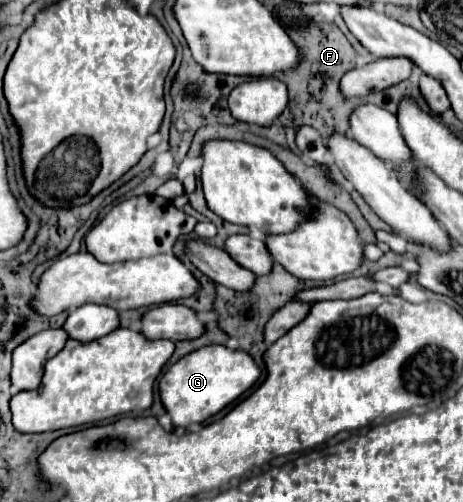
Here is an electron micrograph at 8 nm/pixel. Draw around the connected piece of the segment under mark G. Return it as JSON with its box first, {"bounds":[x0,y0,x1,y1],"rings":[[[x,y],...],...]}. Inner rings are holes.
{"bounds":[159,344,261,428],"rings":[[[211,344],[175,362],[169,372],[165,372],[165,376],[161,378],[159,394],[165,410],[173,420],[173,426],[187,428],[193,422],[201,424],[209,416],[221,412],[227,404],[247,392],[259,380],[259,376],[261,370],[251,358],[251,354],[243,354],[243,350],[229,350],[221,344]]]}

